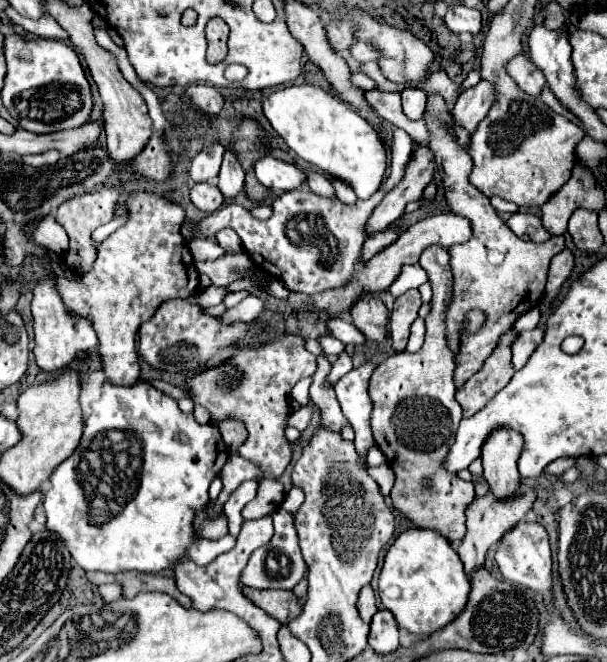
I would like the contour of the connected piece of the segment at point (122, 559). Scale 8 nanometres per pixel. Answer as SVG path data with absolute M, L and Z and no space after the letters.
M139 381L133 387L119 387L119 385L111 385L105 383L101 389L101 399L91 403L91 415L85 419L85 429L83 429L83 437L81 443L77 445L77 449L73 451L71 457L67 457L61 465L55 467L49 483L51 487L47 489L47 493L43 495L43 505L47 511L47 531L53 531L55 535L59 535L65 543L65 547L71 553L71 559L85 571L103 571L103 573L121 573L121 571L138 571L141 573L159 573L163 569L171 569L177 563L181 563L183 559L195 561L197 565L207 565L211 563L217 555L229 551L236 543L236 538L227 534L218 540L201 539L193 535L193 519L197 515L199 509L203 509L209 503L207 497L207 489L211 485L211 481L219 475L221 467L225 465L229 451L227 445L221 439L221 433L215 425L199 425L195 421L195 417L189 413L181 413L177 407L177 401L169 395L165 395L163 391L155 389L153 385L149 385L147 381Z

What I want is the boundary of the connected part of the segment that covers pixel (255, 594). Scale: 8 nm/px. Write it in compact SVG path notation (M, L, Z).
M247 589L243 591L255 605L265 609L269 615L273 615L277 621L291 621L297 618L302 612L303 601L297 599L293 591L257 591Z

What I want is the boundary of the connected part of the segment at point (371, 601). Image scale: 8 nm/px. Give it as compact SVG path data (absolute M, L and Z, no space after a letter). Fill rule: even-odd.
M367 585L359 591L359 599L357 599L357 609L359 609L359 615L365 623L371 623L373 615L377 613L377 601L375 601L375 595L373 595L373 589Z

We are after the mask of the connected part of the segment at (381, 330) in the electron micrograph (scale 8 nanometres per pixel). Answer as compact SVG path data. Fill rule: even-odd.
M365 295L361 297L353 309L351 309L351 317L355 327L371 341L375 341L377 345L385 343L387 339L387 321L389 321L389 311L383 305L381 299L373 297L373 295Z

